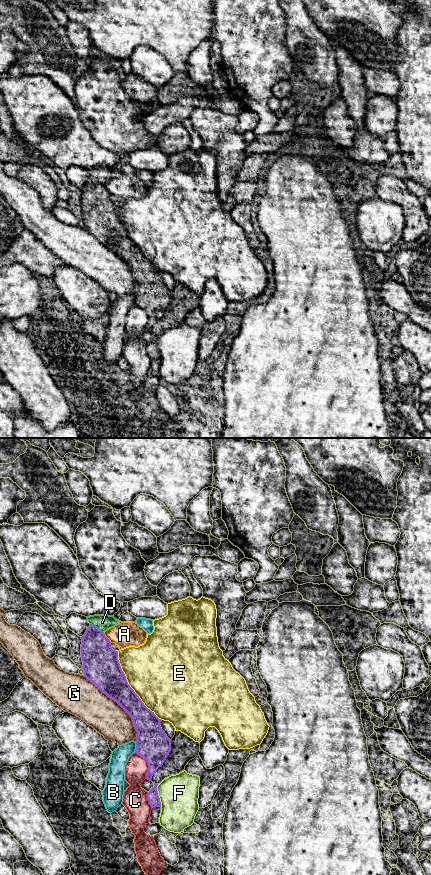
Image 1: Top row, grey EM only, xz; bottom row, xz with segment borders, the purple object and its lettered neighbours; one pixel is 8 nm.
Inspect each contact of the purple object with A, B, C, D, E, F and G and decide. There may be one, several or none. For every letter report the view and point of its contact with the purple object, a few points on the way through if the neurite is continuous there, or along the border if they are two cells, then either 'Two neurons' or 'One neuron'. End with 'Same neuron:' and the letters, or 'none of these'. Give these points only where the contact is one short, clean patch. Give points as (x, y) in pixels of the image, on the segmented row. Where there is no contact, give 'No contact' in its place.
A: Touches purple at xz (106, 637). Boundary: xz (103, 632), (111, 642). Two neurons
B: Touches purple at xz (136, 747). Boundary: xz (136, 742), (134, 751). Two neurons
C: Touches purple at xz (148, 764). Two neurons
D: Touches purple at xz (96, 627). Path across: xz (98, 657), (96, 652), (96, 627), (103, 622). One neuron
E: Touches purple at xz (129, 686). Two neurons
F: Touches purple at xz (157, 795). Two neurons
G: Touches purple at xz (120, 705). Two neurons
Same neuron: D

